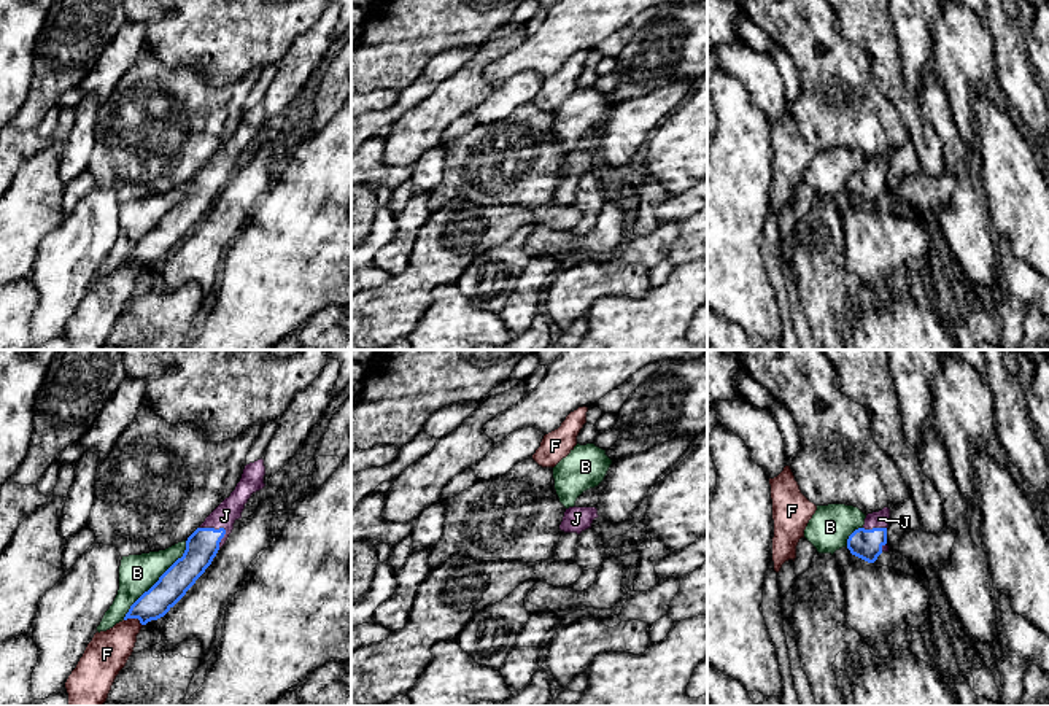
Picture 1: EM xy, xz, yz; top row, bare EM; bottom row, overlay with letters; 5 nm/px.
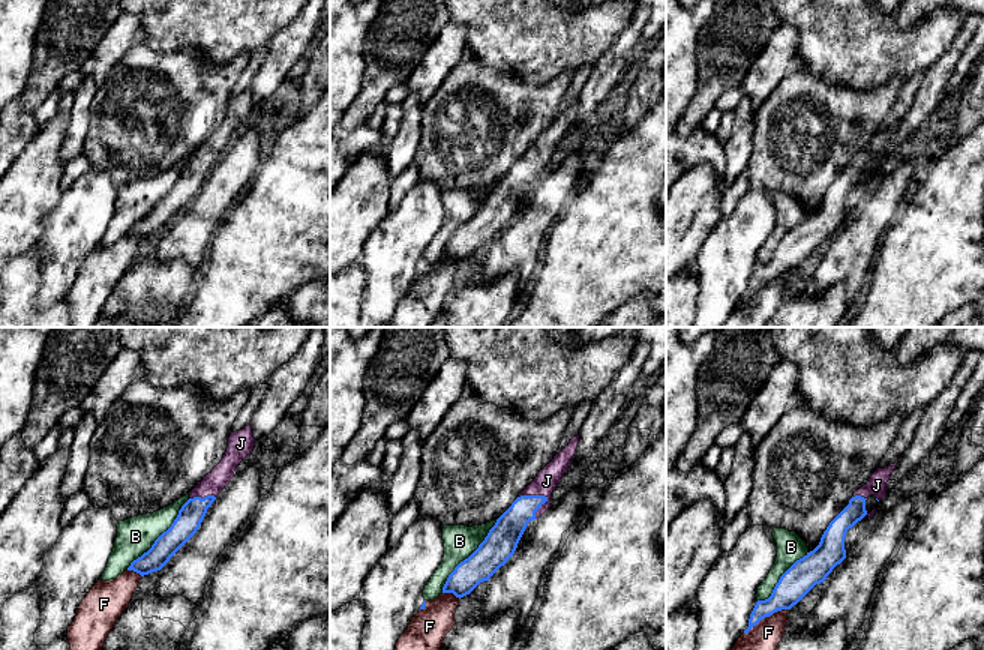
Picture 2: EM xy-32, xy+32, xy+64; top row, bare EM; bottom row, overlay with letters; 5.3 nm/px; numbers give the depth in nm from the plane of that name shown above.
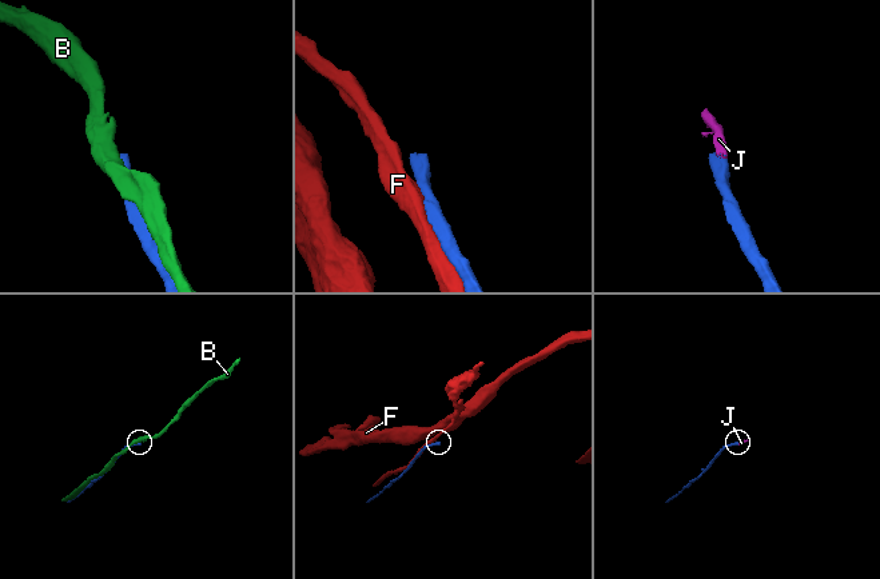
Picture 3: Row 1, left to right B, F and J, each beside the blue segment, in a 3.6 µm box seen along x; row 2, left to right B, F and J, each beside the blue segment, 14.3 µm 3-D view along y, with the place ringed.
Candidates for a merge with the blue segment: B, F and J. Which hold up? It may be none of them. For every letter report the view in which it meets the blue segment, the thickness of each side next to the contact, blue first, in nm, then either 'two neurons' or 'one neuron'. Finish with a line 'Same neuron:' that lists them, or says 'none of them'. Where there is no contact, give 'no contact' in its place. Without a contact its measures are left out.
B: contact in xy; calibres 160 and 190 nm; two neurons
F: contact in xy; calibres 160 and 220 nm; two neurons
J: contact in xy; calibres 160 and 120 nm; one neuron
Same neuron: J

